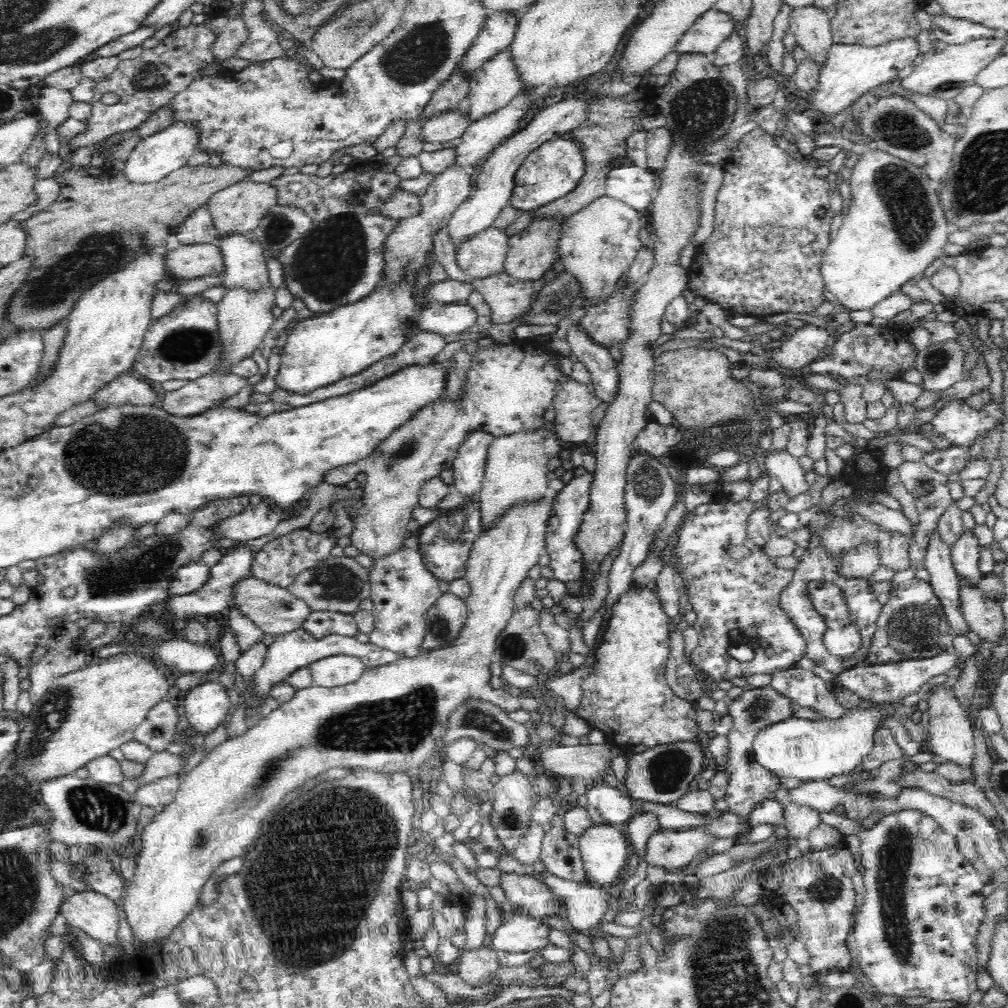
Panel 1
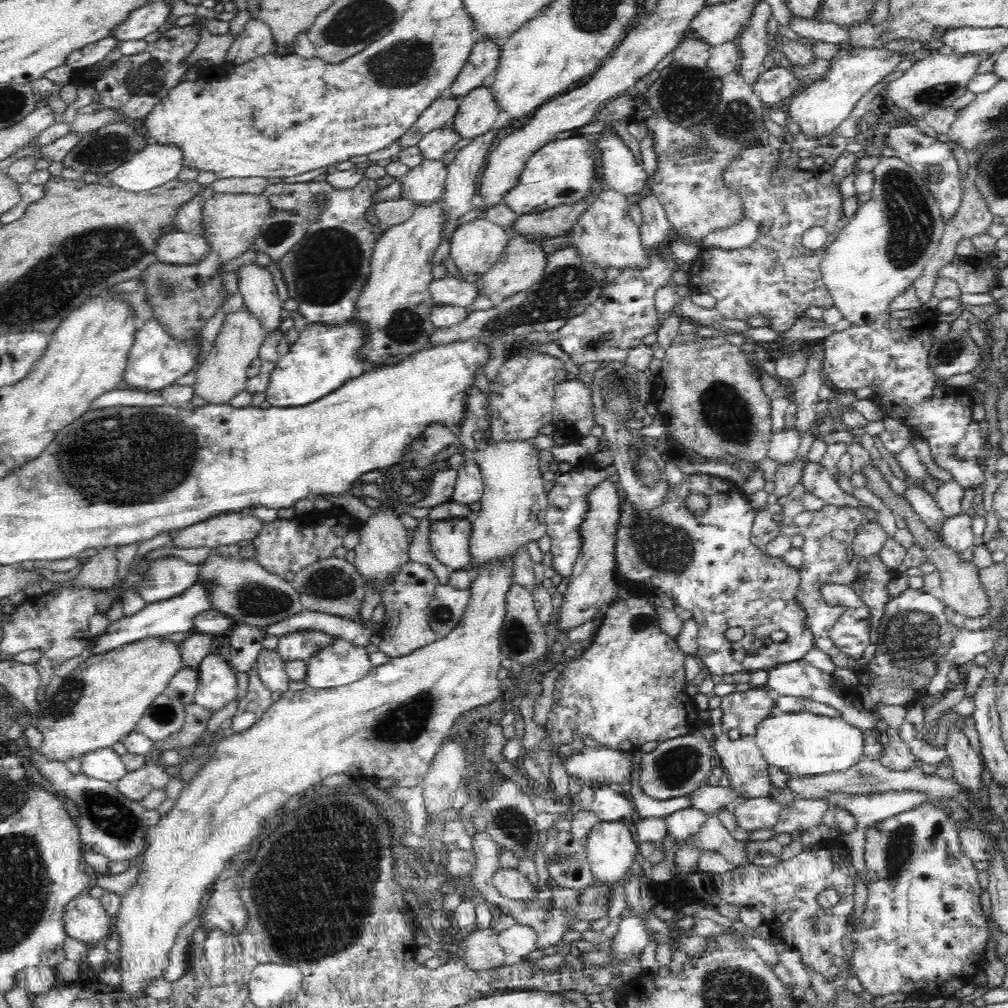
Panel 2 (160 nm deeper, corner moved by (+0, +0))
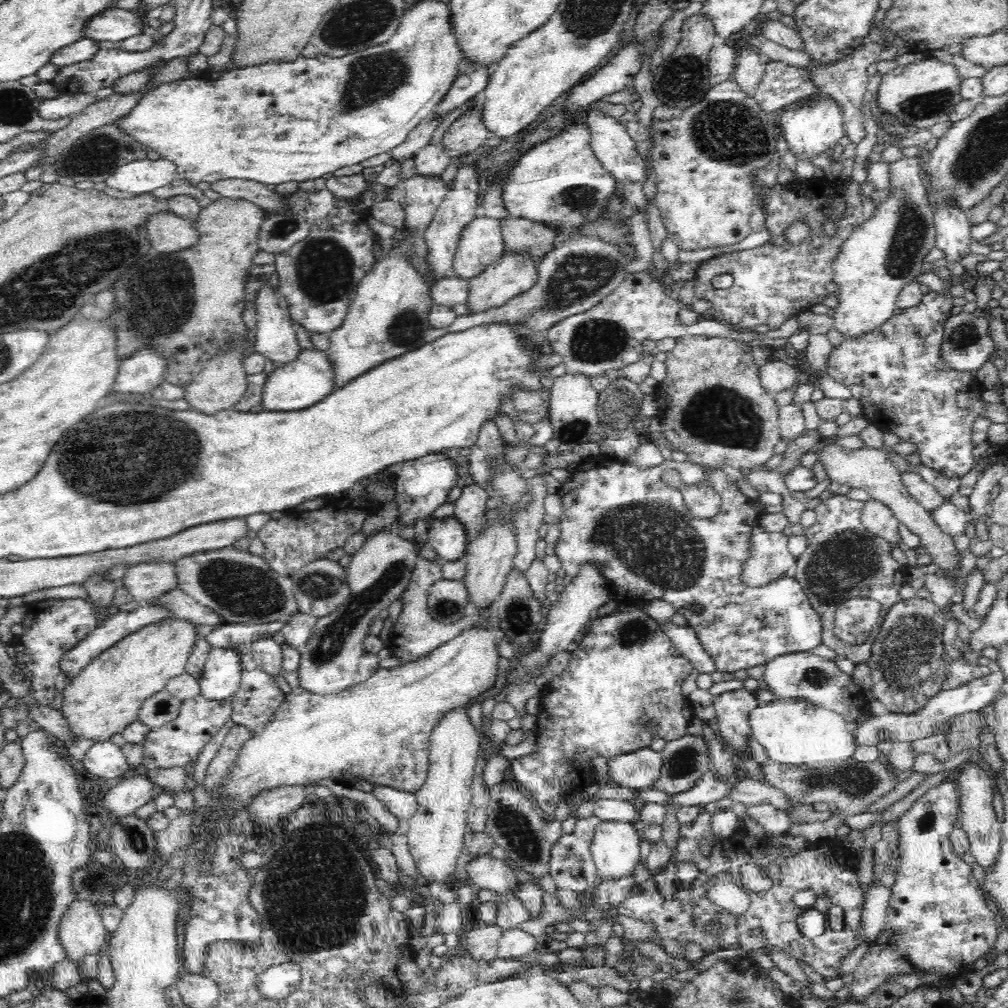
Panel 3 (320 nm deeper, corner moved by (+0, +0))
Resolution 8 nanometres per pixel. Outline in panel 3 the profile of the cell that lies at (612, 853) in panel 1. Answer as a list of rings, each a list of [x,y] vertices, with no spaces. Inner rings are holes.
[[[600,821],[589,846],[599,878],[612,880],[633,874],[640,862],[640,841],[633,823]]]

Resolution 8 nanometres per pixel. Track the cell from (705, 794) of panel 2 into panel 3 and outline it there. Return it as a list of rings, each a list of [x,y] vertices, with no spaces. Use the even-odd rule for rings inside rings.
[[[743,775],[733,784],[725,797],[732,802],[745,804],[747,807],[756,803],[772,803],[778,809],[786,810],[792,804],[792,800],[782,790]]]

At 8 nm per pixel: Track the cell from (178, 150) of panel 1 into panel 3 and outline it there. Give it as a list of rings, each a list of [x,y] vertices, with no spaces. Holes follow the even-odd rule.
[[[146,157],[115,168],[104,182],[111,188],[141,195],[178,178],[177,166],[172,159],[150,160]]]

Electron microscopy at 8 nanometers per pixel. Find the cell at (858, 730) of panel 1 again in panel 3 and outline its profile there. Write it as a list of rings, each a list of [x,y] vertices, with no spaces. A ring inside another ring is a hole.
[[[796,698],[776,699],[760,704],[750,714],[751,736],[764,747],[767,758],[780,764],[804,768],[828,768],[843,765],[854,756],[857,723],[848,722],[841,714]]]

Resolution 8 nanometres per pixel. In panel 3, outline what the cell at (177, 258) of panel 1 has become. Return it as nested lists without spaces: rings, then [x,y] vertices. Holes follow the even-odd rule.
[[[171,211],[148,218],[146,230],[151,246],[157,253],[164,255],[189,252],[200,238],[192,222]]]

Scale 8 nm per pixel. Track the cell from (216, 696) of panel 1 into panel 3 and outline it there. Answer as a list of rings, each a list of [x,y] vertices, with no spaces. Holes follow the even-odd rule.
[[[211,648],[199,678],[200,696],[210,702],[230,700],[241,684],[240,648]]]

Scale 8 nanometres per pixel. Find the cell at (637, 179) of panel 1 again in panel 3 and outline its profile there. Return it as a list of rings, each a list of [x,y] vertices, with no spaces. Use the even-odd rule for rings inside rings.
[[[597,105],[597,110],[591,106],[588,107],[588,110],[589,112],[587,113],[587,118],[584,120],[584,124],[590,129],[591,145],[594,155],[596,155],[600,164],[618,184],[641,182],[644,178],[646,168],[640,154],[636,151],[637,142],[628,135],[626,126],[621,124],[616,118],[603,114],[599,110],[599,105]]]

